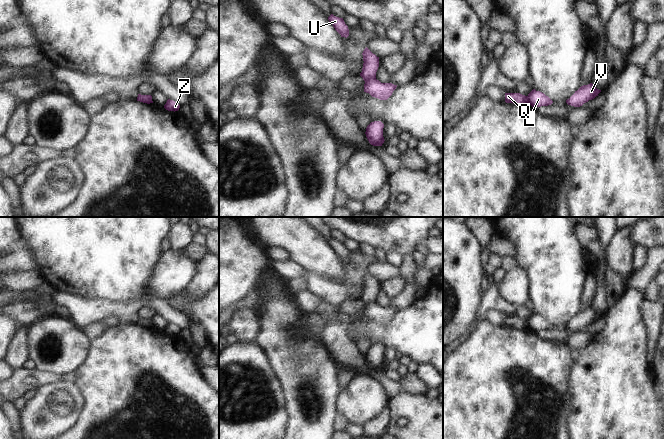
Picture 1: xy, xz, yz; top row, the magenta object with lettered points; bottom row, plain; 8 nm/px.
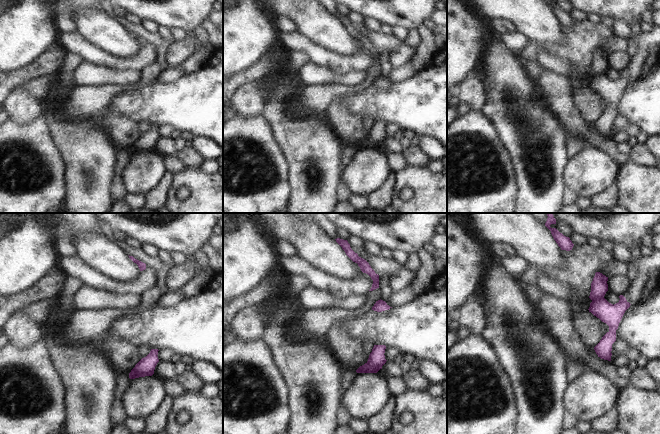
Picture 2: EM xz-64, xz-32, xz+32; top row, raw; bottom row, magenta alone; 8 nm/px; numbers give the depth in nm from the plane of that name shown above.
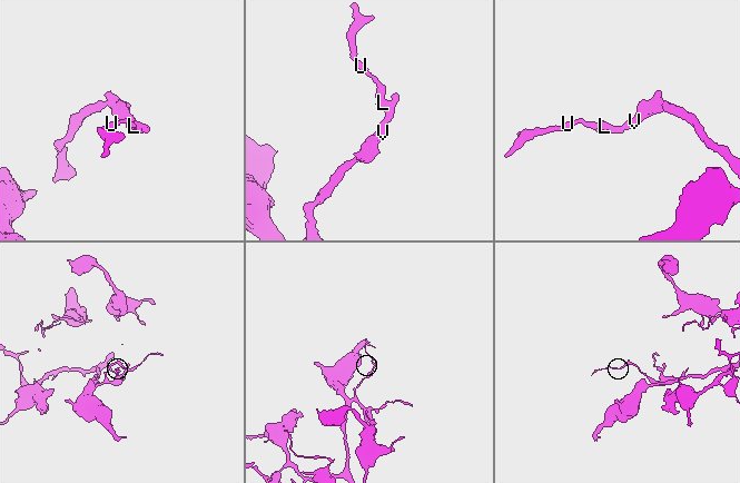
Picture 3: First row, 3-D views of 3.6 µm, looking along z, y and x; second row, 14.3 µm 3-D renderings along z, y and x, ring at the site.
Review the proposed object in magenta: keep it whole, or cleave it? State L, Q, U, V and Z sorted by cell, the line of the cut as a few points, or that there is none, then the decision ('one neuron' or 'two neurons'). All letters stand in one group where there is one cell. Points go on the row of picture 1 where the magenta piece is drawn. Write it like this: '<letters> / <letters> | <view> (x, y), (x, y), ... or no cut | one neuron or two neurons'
L V Z / Q U | xz (375, 76), (365, 81) | two neurons

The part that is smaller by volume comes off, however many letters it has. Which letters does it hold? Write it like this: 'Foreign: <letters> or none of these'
Foreign: Q, U

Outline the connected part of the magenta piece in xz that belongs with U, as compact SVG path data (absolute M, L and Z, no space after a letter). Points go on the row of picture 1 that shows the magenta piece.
M331 14L328 17L328 20L333 25L335 30L341 35L341 37L347 38L349 36L349 29L343 18L339 18Z

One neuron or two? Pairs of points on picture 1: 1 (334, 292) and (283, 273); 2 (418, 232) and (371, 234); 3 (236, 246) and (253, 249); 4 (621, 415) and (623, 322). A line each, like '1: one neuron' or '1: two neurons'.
1: one neuron
2: one neuron
3: one neuron
4: one neuron

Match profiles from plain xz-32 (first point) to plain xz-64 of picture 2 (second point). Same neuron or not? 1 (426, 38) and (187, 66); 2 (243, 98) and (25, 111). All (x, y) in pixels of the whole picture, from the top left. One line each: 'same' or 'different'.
1: same
2: same

